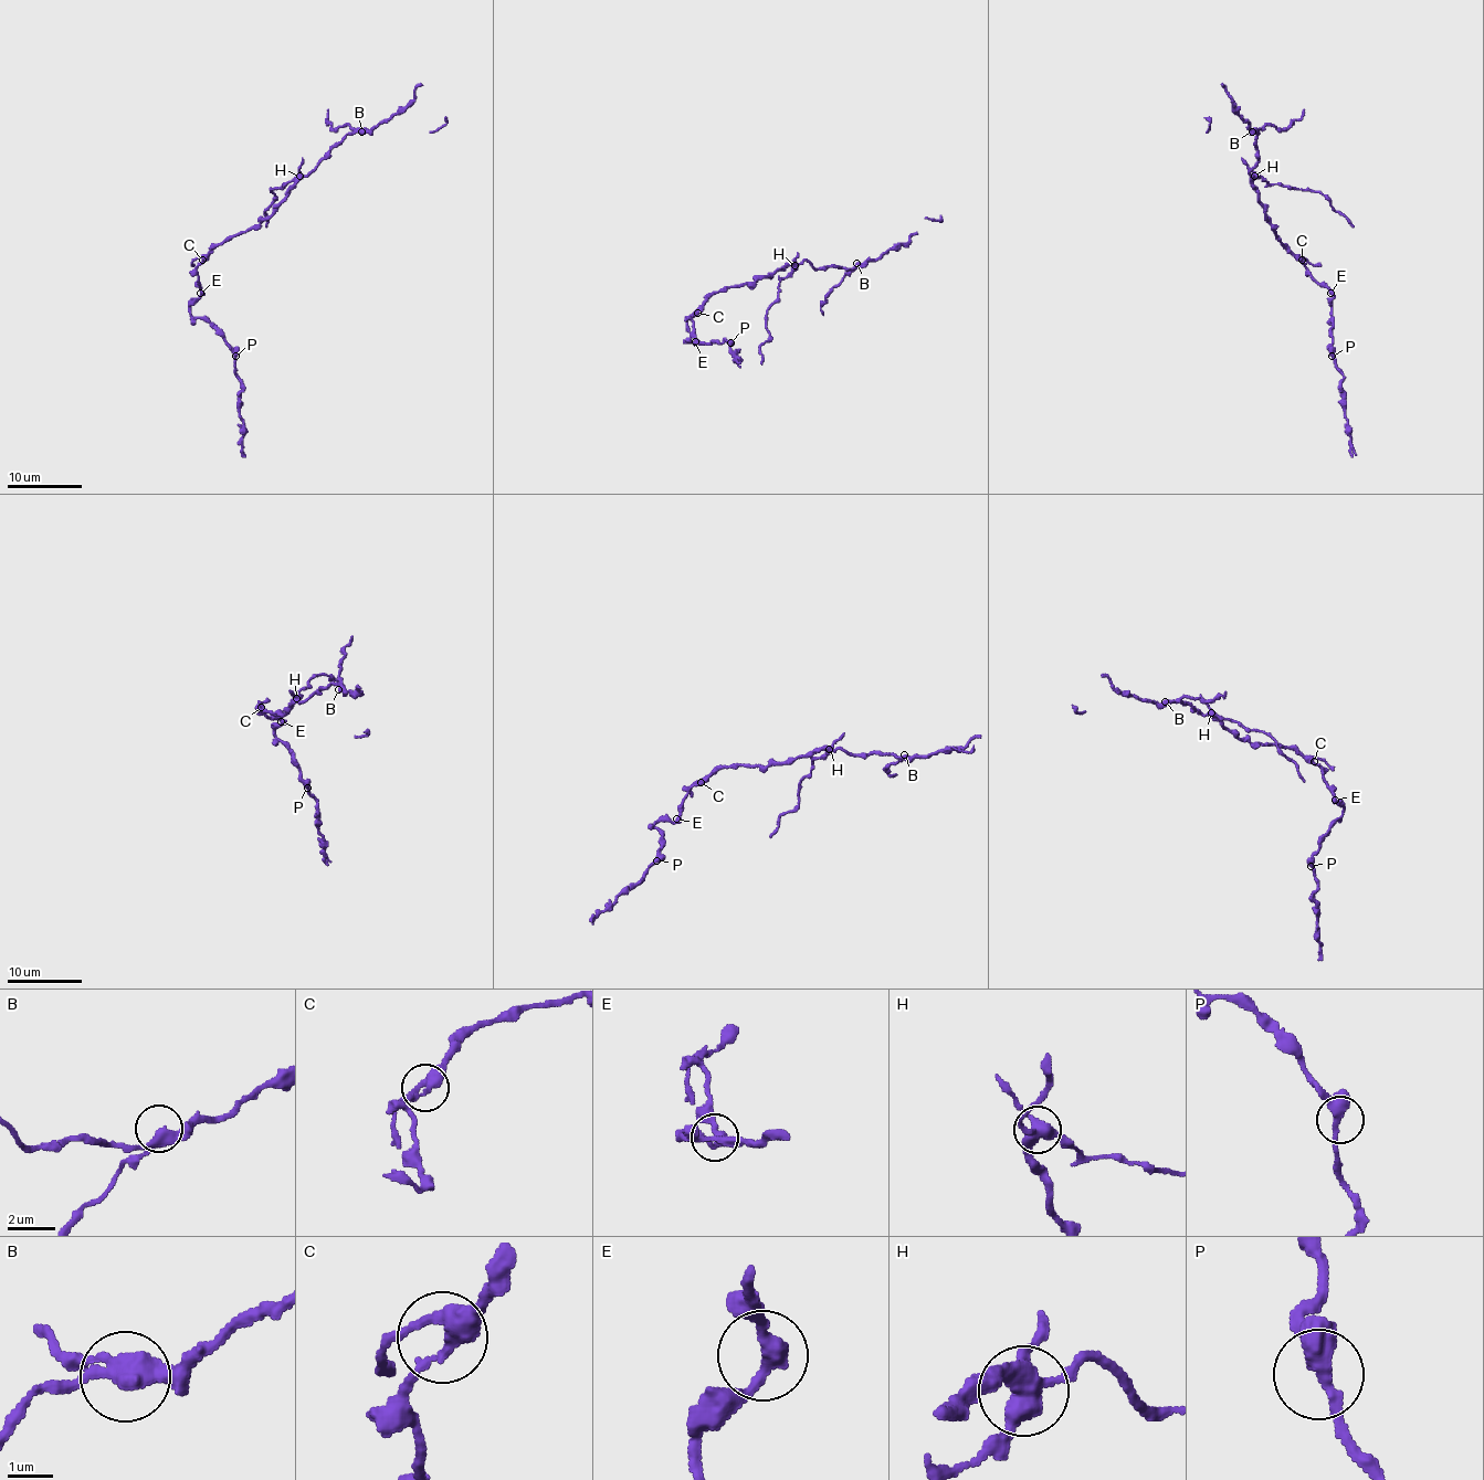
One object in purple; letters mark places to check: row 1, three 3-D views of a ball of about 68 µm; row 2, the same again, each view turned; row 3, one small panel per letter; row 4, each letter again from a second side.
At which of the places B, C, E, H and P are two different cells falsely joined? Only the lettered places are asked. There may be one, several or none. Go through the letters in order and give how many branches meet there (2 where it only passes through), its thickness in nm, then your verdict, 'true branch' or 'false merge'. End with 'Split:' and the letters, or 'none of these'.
B: branches 3; calibre 360 nm; true branch
C: branches 3; calibre 340 nm; true branch
E: branches 2; calibre 320 nm; true branch
H: branches 4; calibre 440 nm; false merge
P: branches 3; calibre 320 nm; true branch
Split: H

